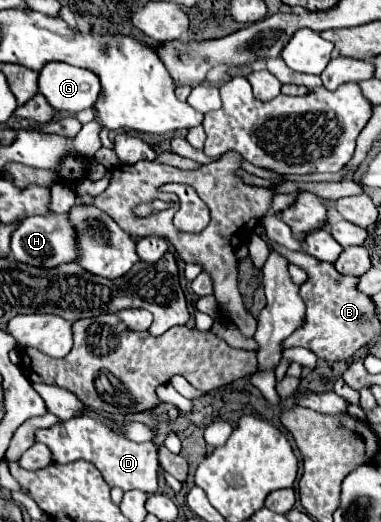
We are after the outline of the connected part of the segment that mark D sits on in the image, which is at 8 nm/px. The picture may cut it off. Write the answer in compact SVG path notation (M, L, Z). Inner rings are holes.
M84 415L70 421L60 421L50 429L40 429L36 433L36 441L48 445L54 463L72 463L76 459L86 459L94 463L102 471L110 487L120 487L124 491L140 489L148 495L158 491L158 447L154 443L136 443L120 437L92 417Z

